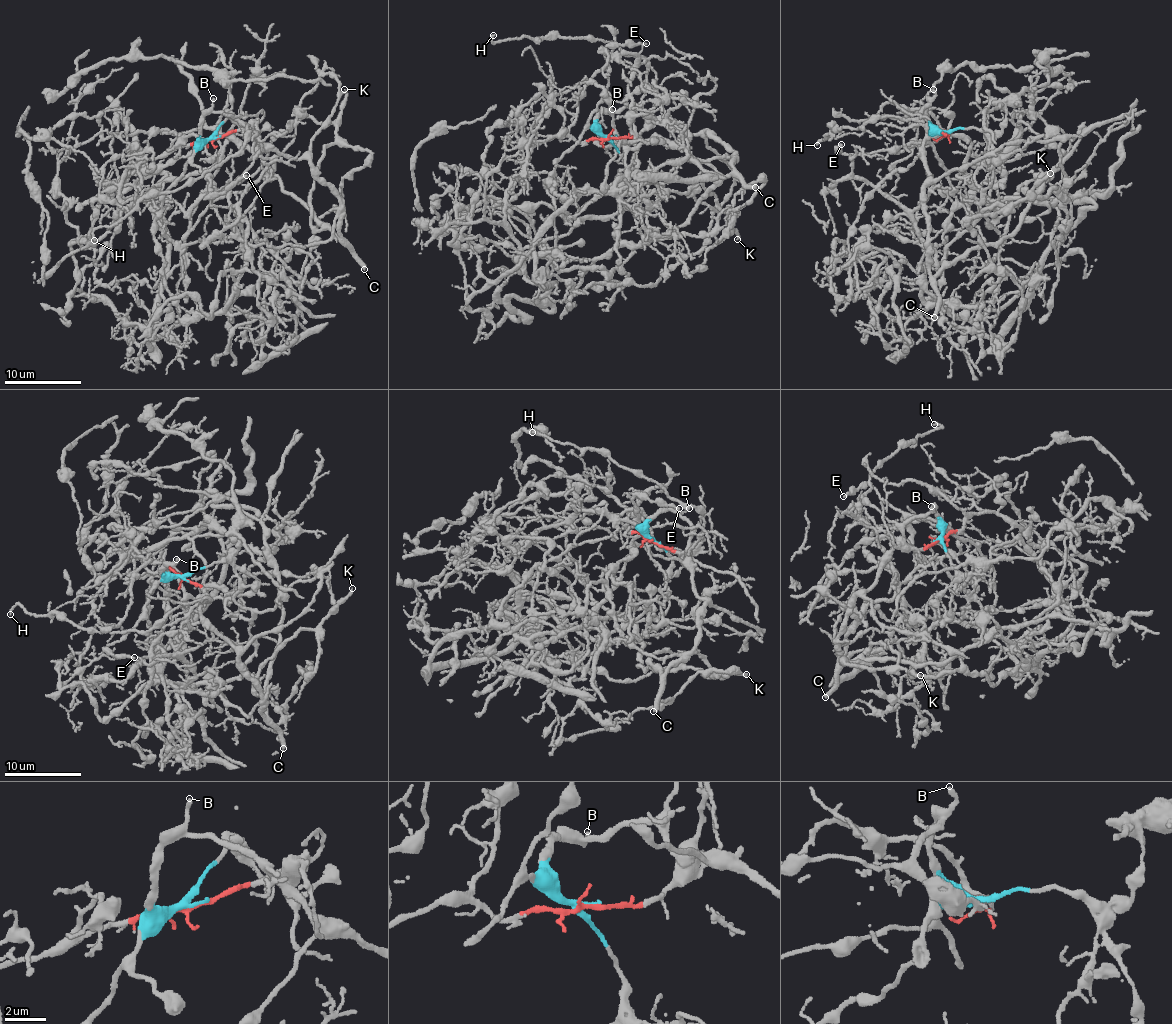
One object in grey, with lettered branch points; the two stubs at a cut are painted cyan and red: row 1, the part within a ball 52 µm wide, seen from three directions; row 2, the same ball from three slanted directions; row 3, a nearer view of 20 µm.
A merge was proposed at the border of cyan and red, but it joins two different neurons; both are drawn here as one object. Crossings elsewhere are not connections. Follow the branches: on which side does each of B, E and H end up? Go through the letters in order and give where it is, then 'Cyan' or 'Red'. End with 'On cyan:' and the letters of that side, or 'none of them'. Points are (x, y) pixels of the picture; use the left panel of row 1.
B: Place: (213, 98). Cyan
E: Place: (246, 175). Cyan
H: Place: (94, 240). Cyan
On cyan: B, E, H

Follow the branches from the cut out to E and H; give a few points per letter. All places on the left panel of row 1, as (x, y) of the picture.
E: (214, 138), (204, 143), (192, 162), (209, 180), (210, 193), (206, 199), (231, 189), (247, 174)
H: (214, 138), (200, 136), (211, 111), (247, 126), (246, 143), (224, 162), (148, 194), (95, 230), (95, 241)

